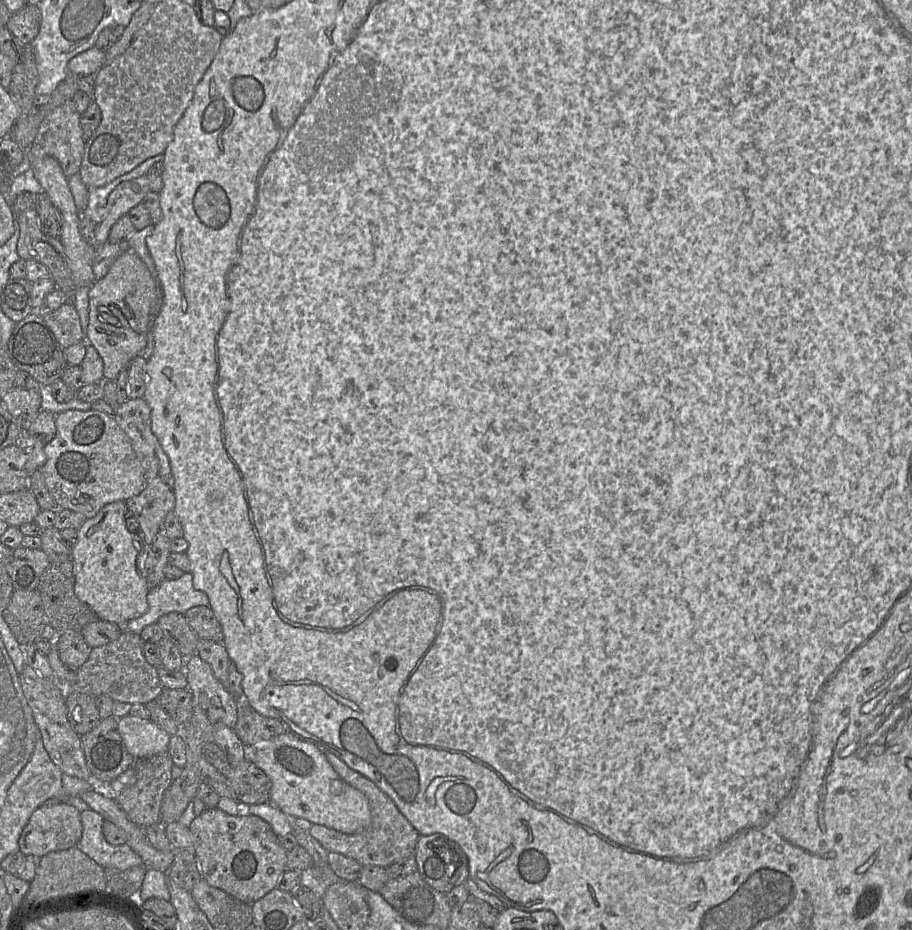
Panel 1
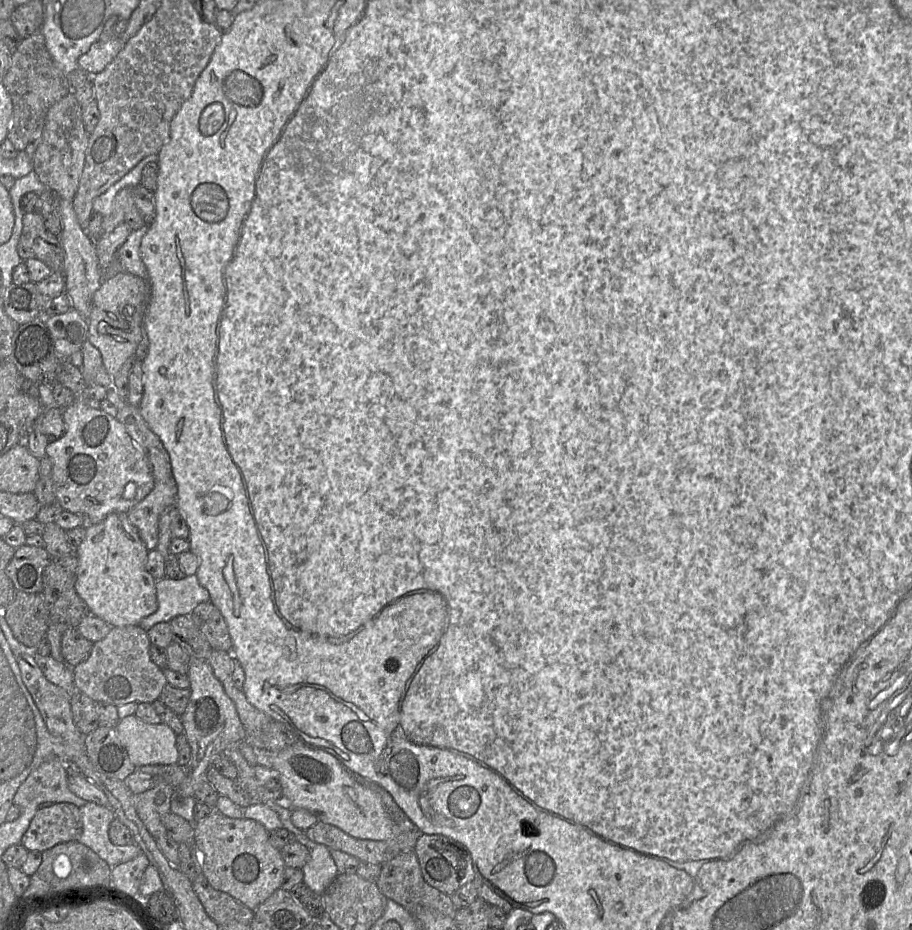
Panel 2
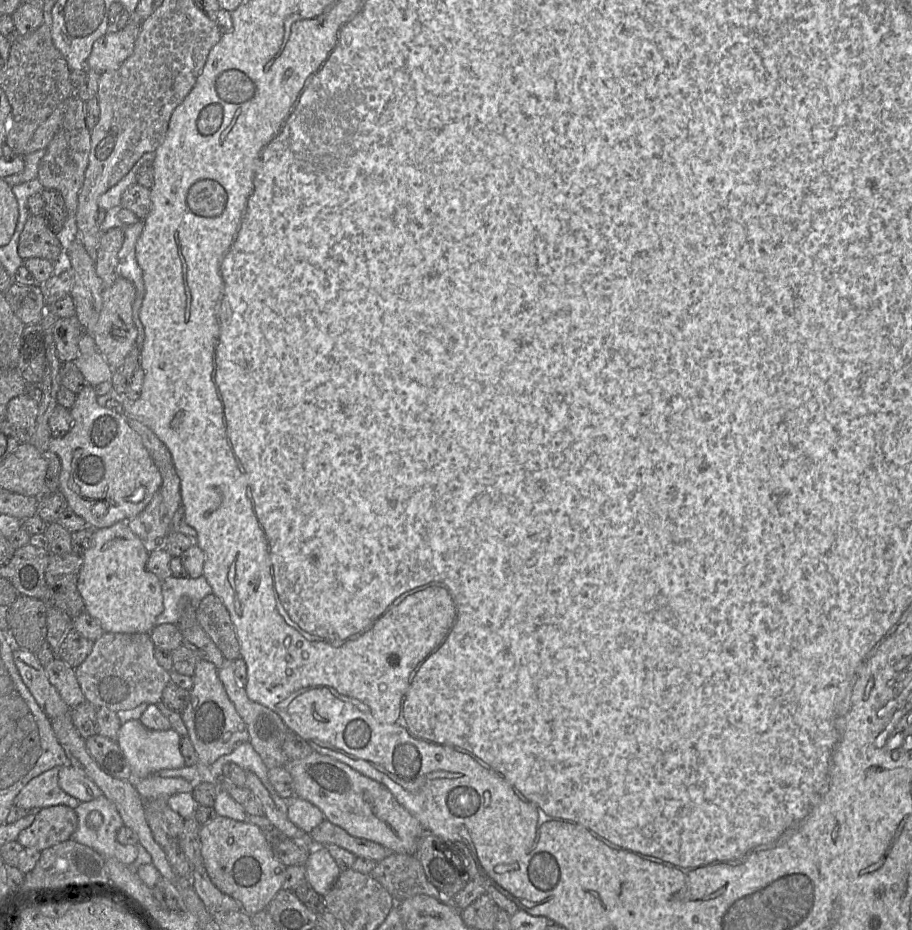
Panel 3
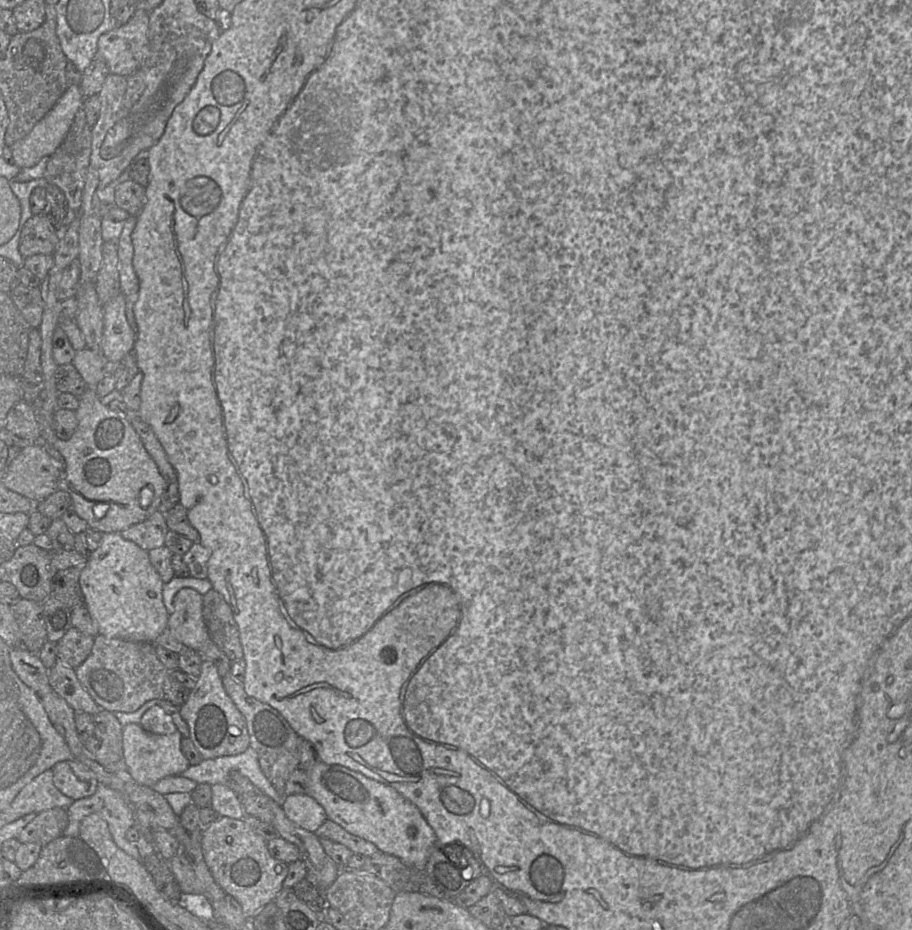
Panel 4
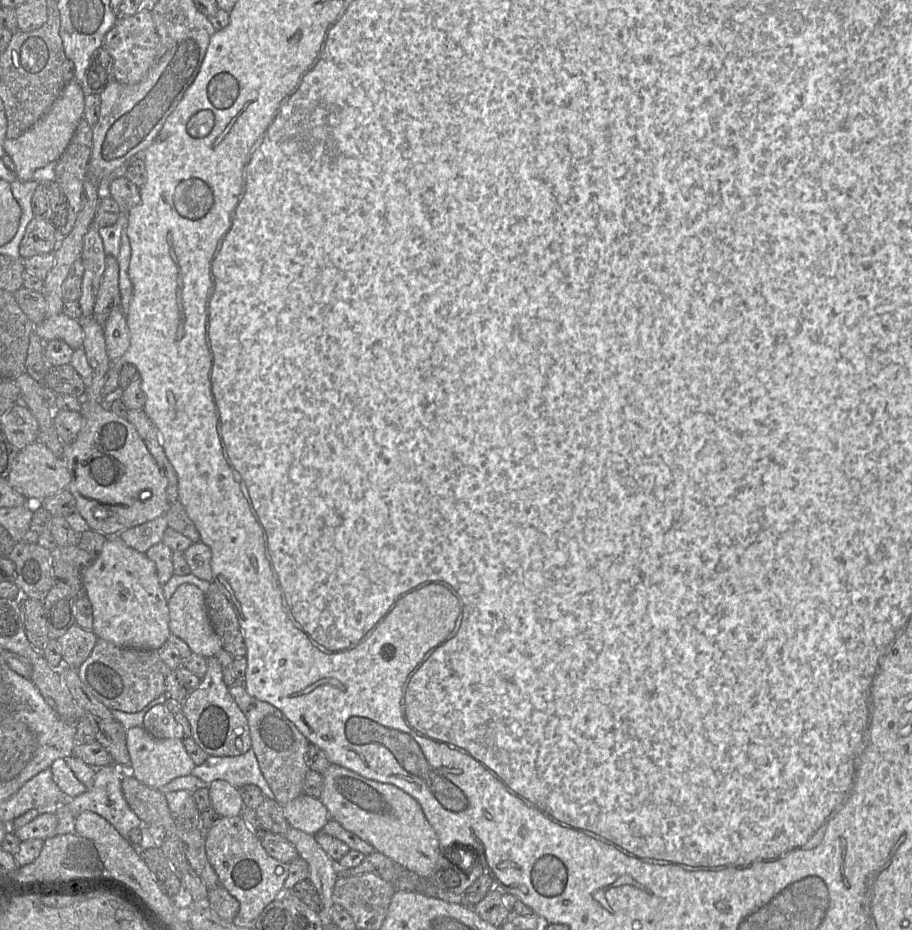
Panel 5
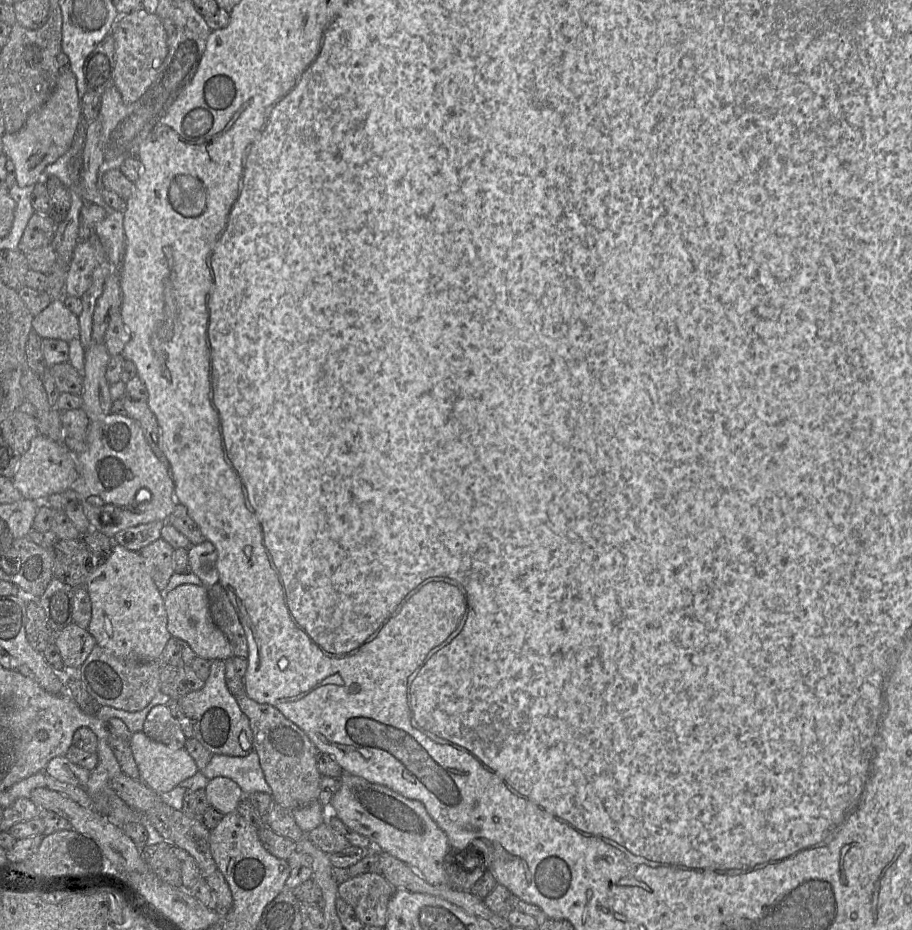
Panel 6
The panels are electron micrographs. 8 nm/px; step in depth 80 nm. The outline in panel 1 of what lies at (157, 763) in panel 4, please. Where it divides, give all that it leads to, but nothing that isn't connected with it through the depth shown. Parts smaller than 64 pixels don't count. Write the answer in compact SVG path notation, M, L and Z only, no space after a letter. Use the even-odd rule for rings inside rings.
M127 715L117 724L127 751L135 759L167 753L171 735L150 719Z

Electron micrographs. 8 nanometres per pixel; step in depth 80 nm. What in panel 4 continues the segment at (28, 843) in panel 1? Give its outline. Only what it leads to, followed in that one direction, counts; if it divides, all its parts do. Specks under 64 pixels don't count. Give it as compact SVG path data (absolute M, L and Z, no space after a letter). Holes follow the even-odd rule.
M53 808L39 812L18 834L20 843L37 843L46 845L63 835L68 824L67 810Z

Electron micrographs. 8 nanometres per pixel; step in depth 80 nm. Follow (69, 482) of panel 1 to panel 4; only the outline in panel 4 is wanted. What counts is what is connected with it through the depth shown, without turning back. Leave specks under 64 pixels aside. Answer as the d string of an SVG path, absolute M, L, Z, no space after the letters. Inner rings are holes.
M88 388L79 397L79 406L75 411L77 428L70 439L59 439L52 426L52 418L40 417L41 443L51 445L60 452L64 459L61 487L72 499L72 509L85 520L91 529L103 533L121 532L132 525L148 519L161 510L165 490L165 480L157 464L145 449L130 418L119 415L102 404L94 388Z

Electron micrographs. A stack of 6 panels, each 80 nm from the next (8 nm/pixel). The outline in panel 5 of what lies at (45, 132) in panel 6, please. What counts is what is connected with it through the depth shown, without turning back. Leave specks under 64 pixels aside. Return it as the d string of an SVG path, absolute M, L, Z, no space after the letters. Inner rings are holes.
M77 80L66 82L60 95L49 110L27 131L15 139L4 141L4 152L15 164L17 180L26 182L33 174L50 162L56 162L65 151L84 115L85 94Z

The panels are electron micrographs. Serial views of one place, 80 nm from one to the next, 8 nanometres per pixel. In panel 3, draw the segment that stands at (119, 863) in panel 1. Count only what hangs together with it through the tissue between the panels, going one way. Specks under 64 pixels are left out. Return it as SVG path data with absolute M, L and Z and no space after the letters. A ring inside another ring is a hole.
M103 794L91 801L80 802L80 804L74 810L77 814L78 824L76 830L71 836L73 840L92 848L104 858L113 857L125 865L131 864L136 859L138 855L136 845L123 845L117 841L117 831L124 824L115 805L110 800L108 800ZM92 811L100 812L103 817L102 823L98 828L91 828L87 825L87 817Z

